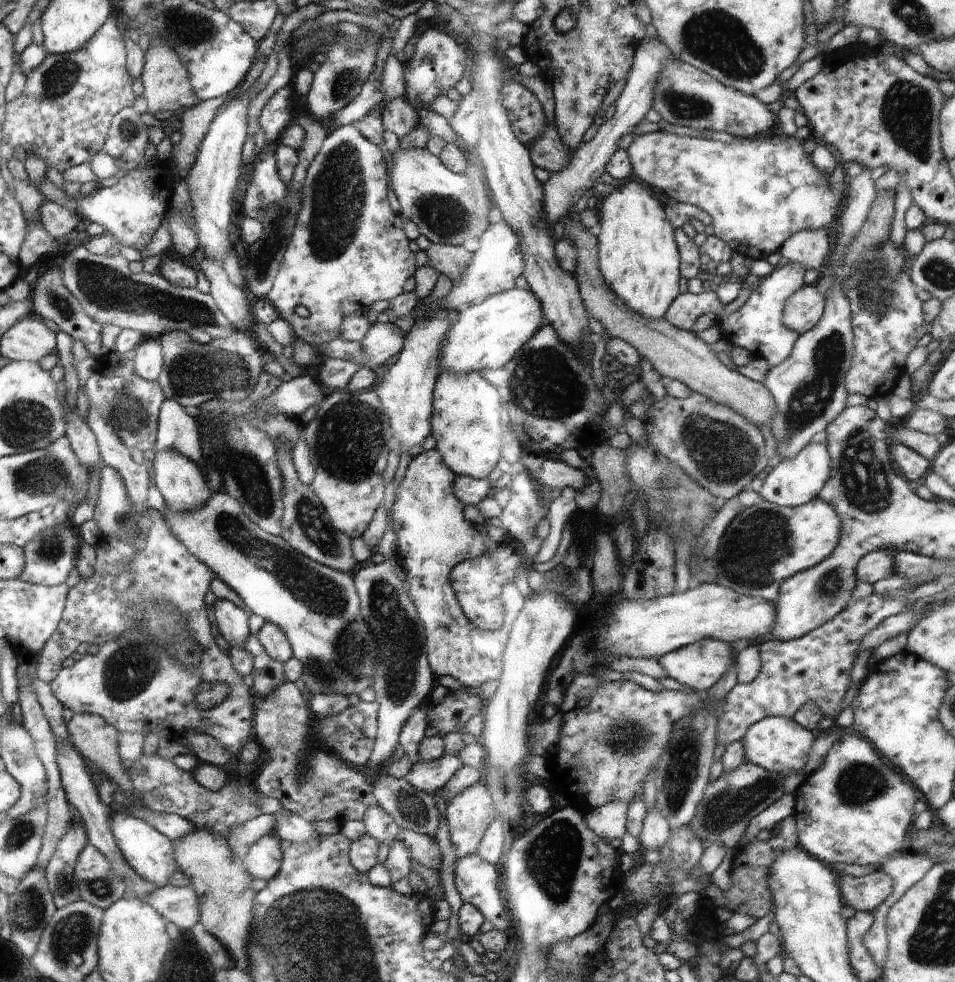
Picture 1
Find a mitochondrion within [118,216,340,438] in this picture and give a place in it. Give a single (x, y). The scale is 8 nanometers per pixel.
(191, 371)

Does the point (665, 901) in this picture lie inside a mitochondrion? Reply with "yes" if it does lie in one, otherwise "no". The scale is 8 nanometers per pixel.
no

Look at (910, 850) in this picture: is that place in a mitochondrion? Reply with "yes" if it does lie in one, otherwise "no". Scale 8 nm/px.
no

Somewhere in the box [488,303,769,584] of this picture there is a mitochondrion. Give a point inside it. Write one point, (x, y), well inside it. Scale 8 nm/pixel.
(543, 384)

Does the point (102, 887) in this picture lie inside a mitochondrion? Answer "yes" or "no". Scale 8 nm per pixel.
yes

